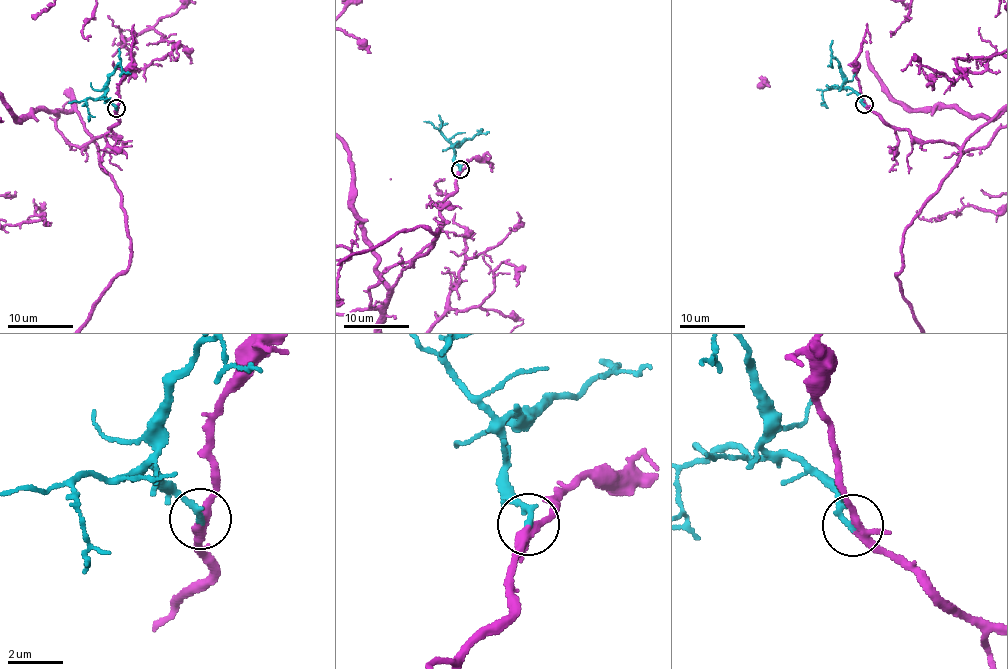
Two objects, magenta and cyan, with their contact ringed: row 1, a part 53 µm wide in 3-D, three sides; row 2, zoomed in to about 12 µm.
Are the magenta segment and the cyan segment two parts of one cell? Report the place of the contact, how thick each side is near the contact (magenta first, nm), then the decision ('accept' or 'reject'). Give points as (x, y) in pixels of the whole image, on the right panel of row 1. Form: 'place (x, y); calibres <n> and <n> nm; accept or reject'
place (864, 104); calibres 240 and 240 nm; accept

